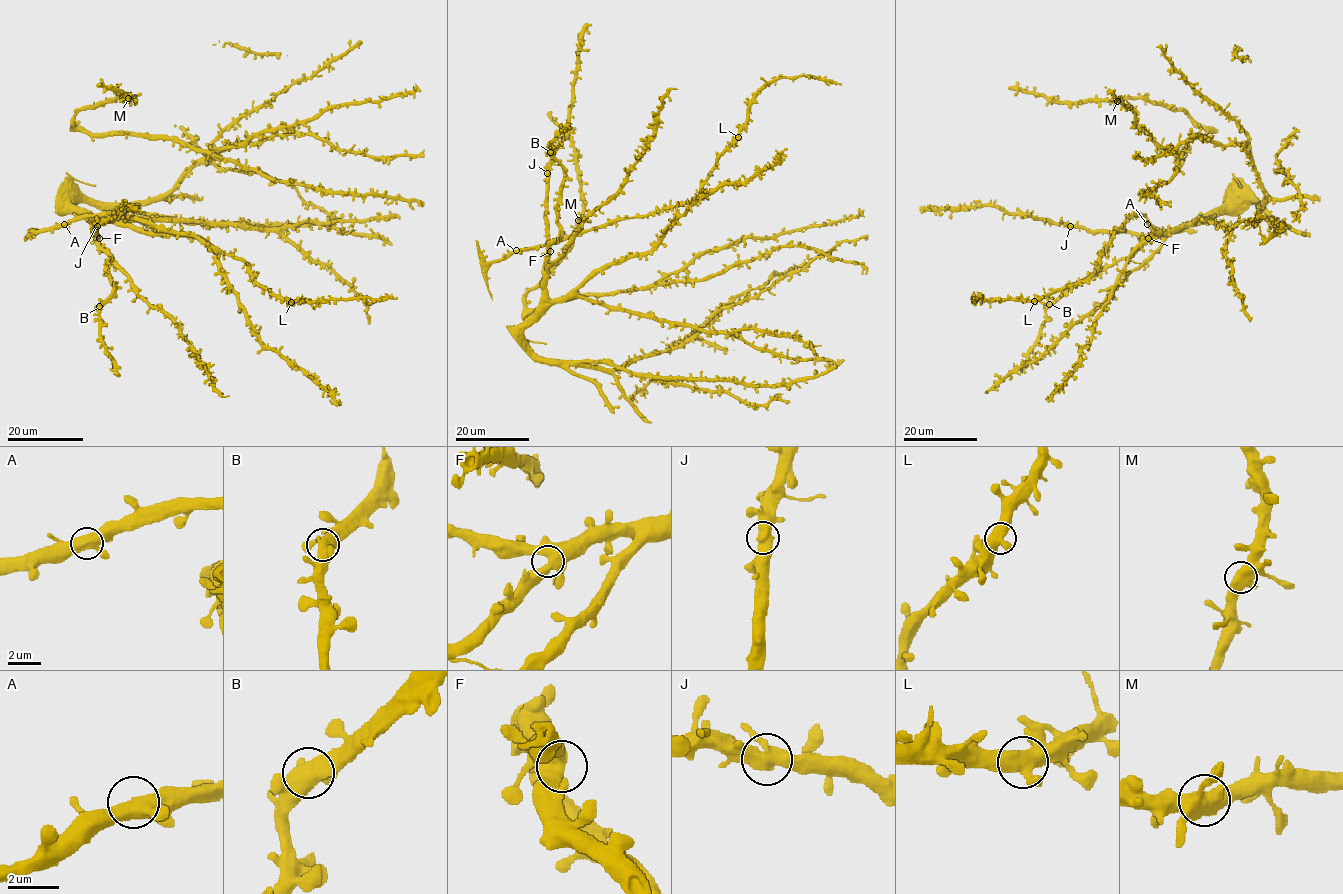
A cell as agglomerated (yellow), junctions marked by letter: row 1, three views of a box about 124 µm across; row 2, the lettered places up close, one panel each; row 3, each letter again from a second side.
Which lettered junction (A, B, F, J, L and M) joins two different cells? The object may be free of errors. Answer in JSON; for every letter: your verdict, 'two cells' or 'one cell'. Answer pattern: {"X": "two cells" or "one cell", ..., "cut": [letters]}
{"A": "one cell", "B": "one cell", "F": "one cell", "J": "one cell", "L": "one cell", "M": "one cell", "cut": []}

